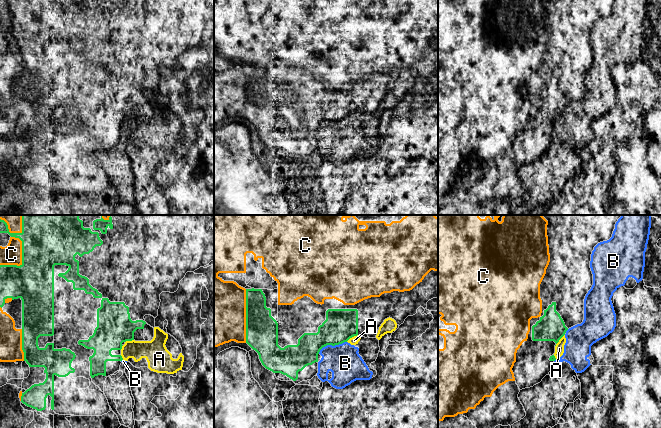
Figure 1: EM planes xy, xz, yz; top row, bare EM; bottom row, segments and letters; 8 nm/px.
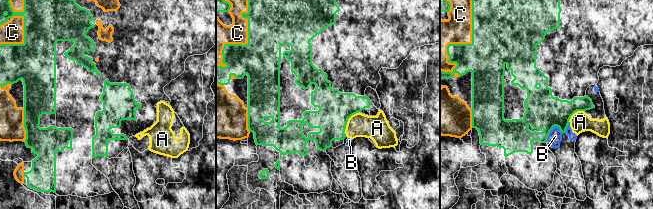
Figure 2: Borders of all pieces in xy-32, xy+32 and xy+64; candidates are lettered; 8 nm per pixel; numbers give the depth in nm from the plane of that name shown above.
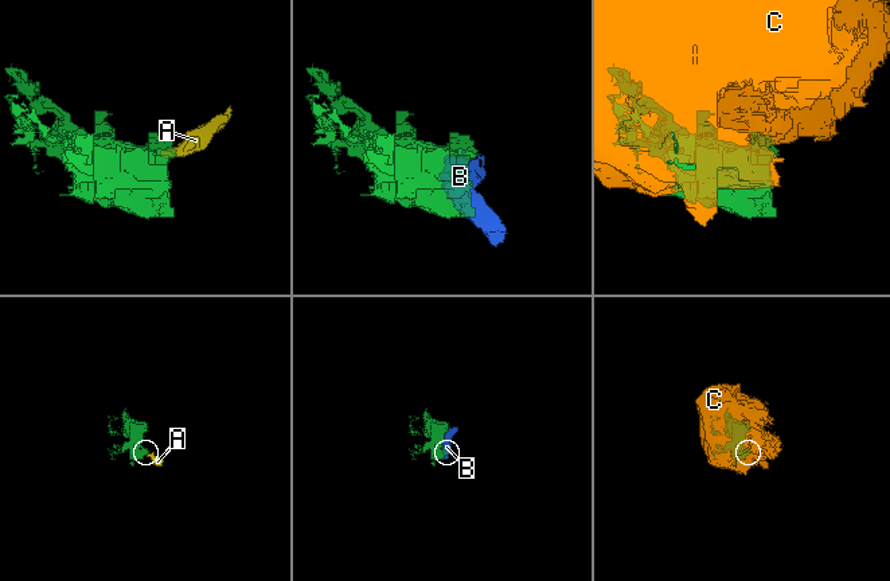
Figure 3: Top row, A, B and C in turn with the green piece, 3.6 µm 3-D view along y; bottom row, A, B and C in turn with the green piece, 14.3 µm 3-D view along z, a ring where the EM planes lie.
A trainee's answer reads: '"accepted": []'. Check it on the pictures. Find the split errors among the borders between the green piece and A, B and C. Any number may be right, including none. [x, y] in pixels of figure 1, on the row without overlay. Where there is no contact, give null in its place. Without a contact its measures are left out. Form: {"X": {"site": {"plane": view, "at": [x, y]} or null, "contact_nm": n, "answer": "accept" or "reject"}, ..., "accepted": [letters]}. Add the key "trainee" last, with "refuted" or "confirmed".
{"A": {"site": {"plane": "xz", "at": [351, 113]}, "contact_nm": 110, "answer": "reject"}, "B": {"site": {"plane": "xz", "at": [331, 120]}, "contact_nm": 260, "answer": "reject"}, "C": {"site": {"plane": "xy", "at": [22, 37]}, "contact_nm": 280, "answer": "accept"}, "accepted": ["C"], "trainee": "refuted"}

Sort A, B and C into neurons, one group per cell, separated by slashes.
A B / C

